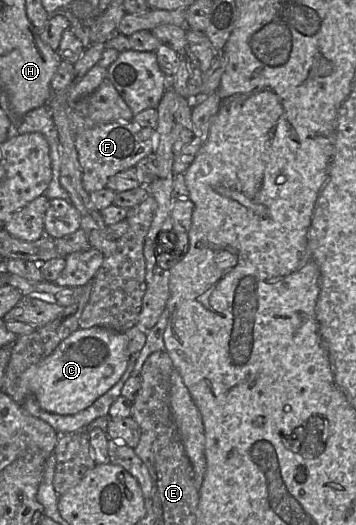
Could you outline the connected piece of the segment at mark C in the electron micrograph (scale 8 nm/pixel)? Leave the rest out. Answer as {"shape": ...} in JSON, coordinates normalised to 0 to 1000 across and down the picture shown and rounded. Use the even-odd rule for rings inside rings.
{"shape":[[[281,623],[216,627],[169,651],[135,678],[121,678],[56,716],[56,737],[70,752],[93,752],[110,773],[140,787],[205,790],[247,777],[270,760],[312,741],[351,709],[365,684],[346,634]]]}

